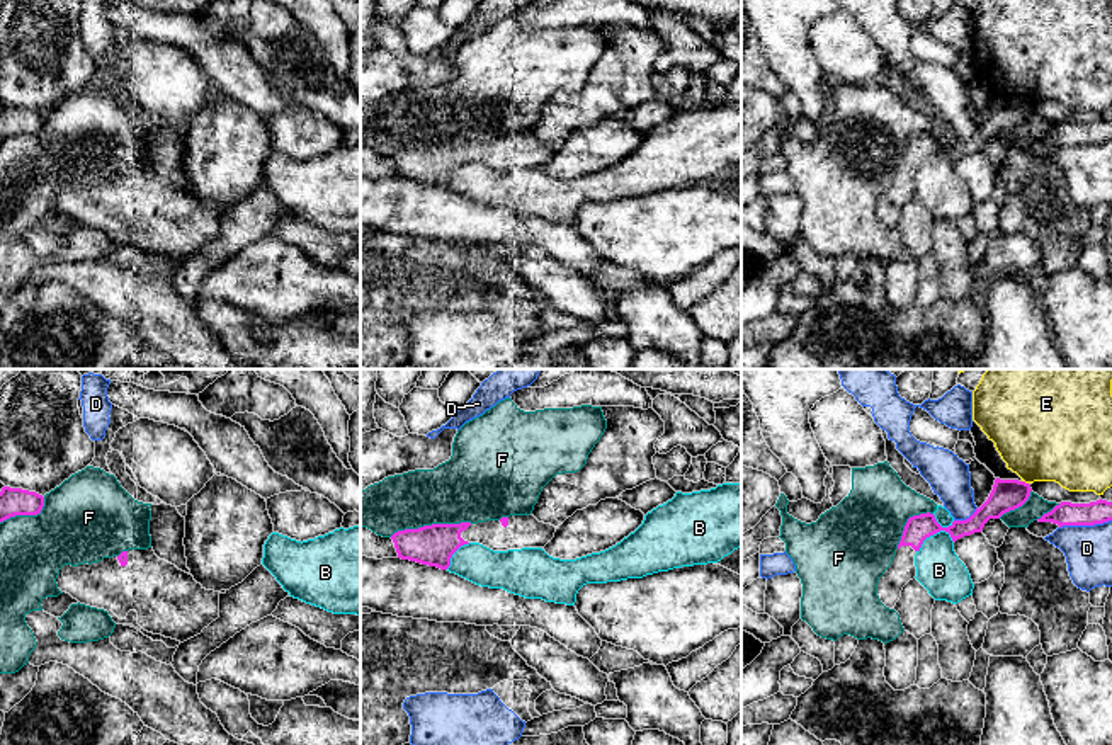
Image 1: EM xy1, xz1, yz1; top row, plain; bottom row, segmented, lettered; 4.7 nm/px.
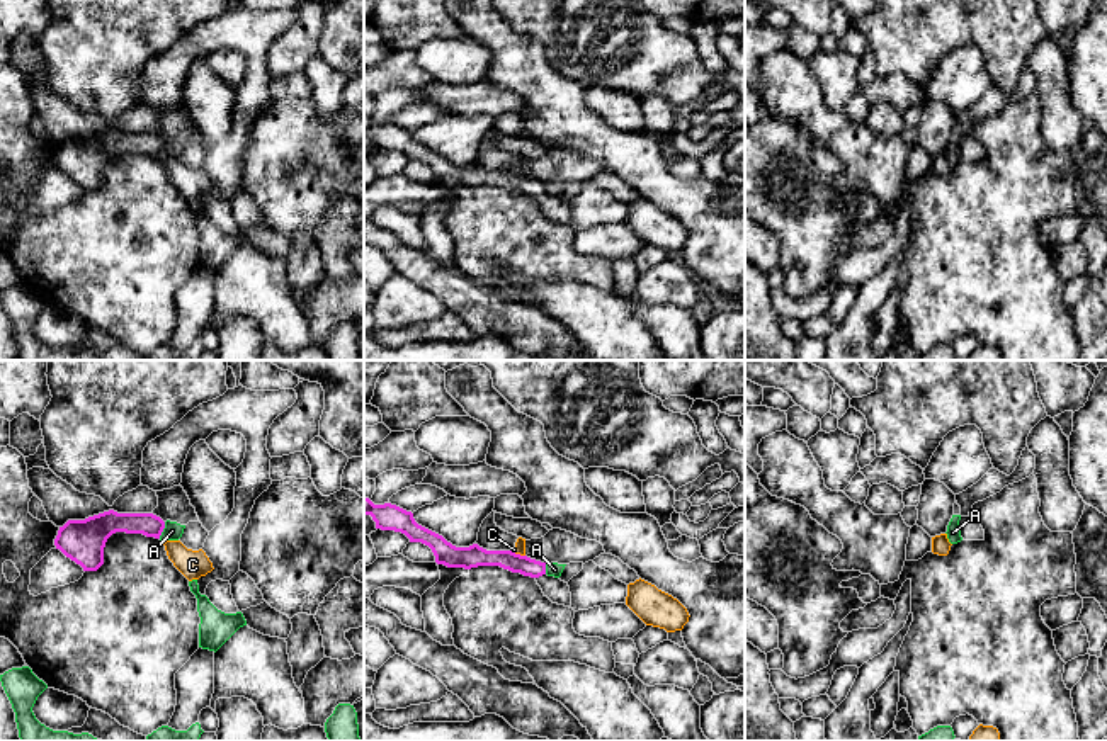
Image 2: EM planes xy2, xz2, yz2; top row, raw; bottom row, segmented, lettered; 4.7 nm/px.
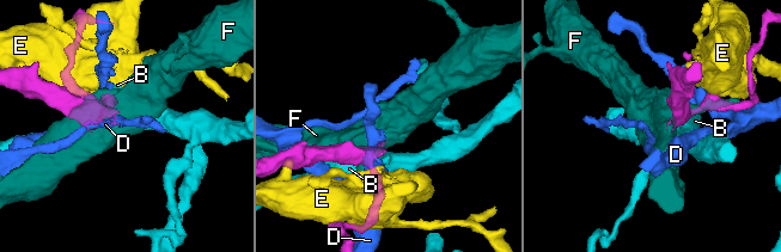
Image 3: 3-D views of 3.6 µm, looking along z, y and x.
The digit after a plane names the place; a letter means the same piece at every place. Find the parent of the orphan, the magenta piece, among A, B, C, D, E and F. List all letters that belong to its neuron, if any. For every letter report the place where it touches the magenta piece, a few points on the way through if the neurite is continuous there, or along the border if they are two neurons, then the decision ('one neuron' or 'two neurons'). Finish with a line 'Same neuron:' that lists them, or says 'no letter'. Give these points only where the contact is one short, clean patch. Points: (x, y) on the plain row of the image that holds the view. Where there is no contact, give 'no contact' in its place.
A: xy2 (162, 150) | along xy2 (165, 141), (158, 157) | two neurons
B: yz1 (934, 152) | along yz1 (954, 140), (930, 153), (917, 170) | two neurons
C: xz2 (517, 174) | along xz2 (510, 169), (524, 175) | two neurons
D: yz1 (1085, 143) | two neurons
E: yz1 (1024, 101) | two neurons
F: xz1 (432, 143) | two neurons
Same neuron: no letter

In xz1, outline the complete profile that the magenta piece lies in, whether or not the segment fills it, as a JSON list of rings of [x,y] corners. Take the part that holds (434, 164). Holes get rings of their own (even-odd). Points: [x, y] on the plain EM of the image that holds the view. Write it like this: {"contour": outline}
{"contour": [[[510,134],[500,139],[432,143],[398,150],[391,155],[398,177],[447,189],[452,173],[464,163],[479,162],[493,167],[544,167],[556,146],[530,134]]]}

